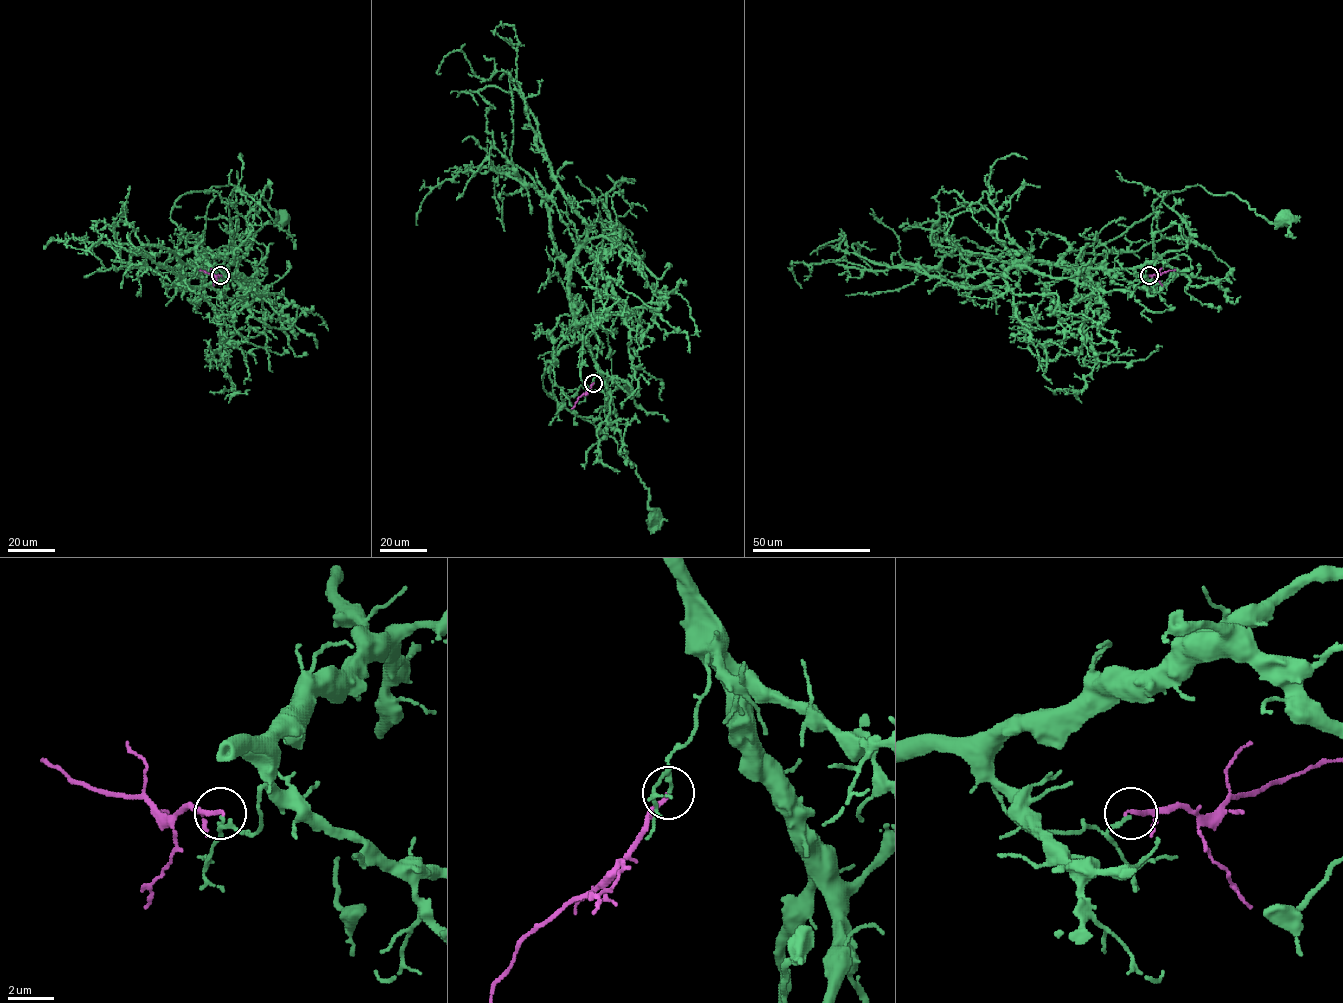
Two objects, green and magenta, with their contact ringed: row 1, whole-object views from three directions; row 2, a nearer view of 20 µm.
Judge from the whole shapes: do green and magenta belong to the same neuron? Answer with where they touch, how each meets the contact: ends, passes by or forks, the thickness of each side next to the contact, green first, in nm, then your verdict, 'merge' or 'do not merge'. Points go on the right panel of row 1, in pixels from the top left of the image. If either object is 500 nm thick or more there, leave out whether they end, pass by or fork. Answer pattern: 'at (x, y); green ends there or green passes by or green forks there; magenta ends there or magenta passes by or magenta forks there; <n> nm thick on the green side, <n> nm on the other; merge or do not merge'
at (1149, 275); green ends there; magenta ends there; 170 nm thick on the green side, 200 nm on the other; do not merge

